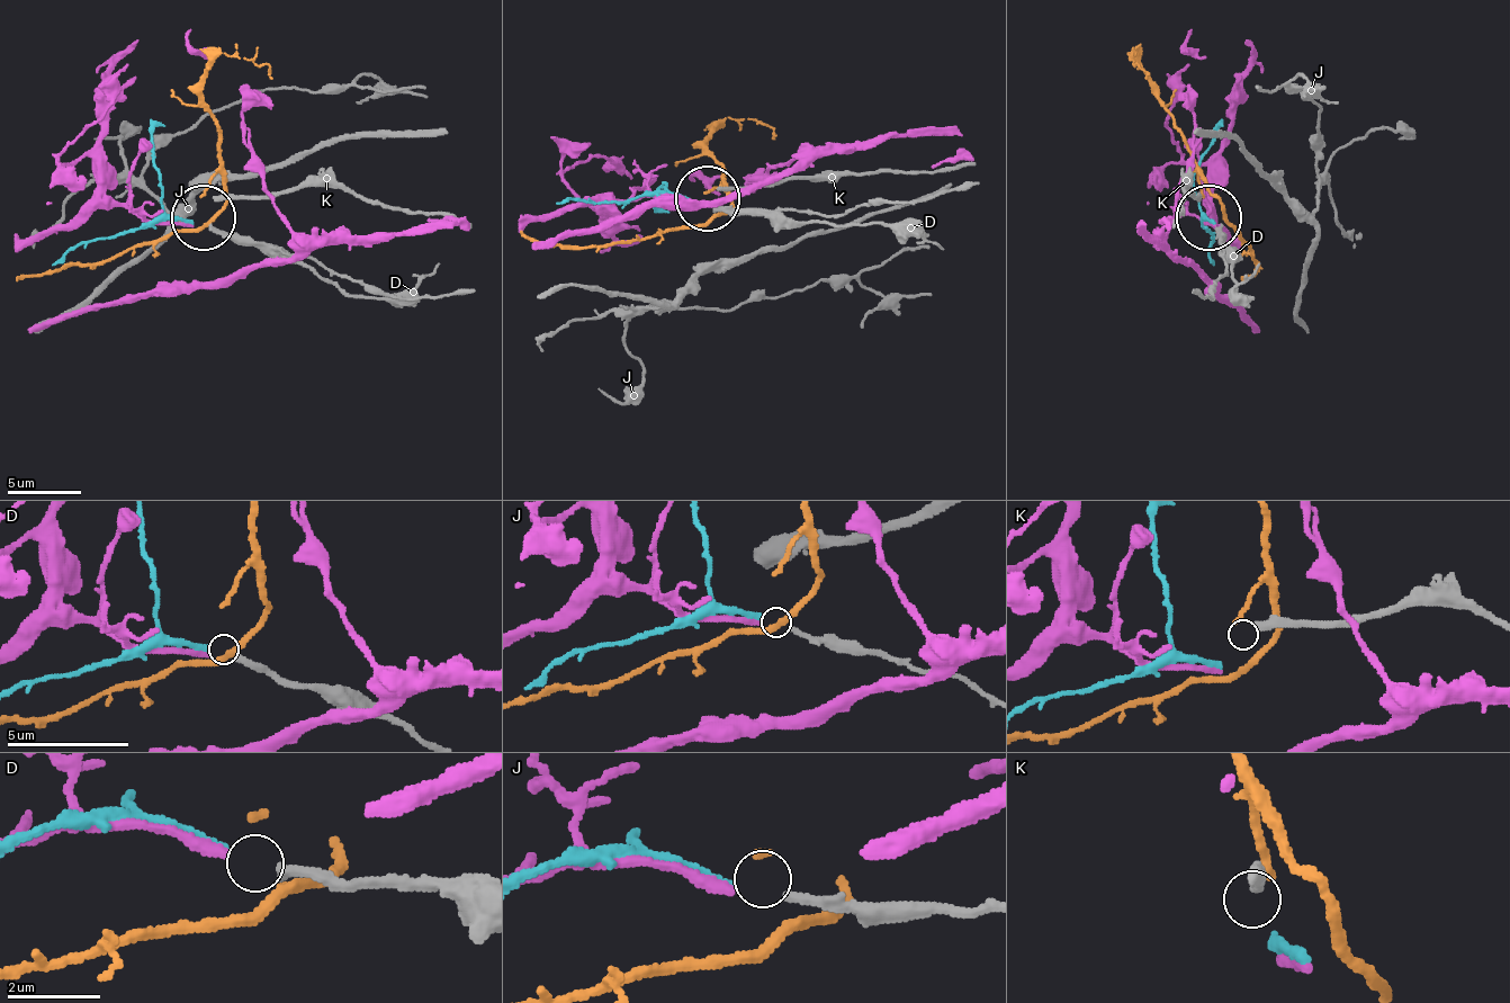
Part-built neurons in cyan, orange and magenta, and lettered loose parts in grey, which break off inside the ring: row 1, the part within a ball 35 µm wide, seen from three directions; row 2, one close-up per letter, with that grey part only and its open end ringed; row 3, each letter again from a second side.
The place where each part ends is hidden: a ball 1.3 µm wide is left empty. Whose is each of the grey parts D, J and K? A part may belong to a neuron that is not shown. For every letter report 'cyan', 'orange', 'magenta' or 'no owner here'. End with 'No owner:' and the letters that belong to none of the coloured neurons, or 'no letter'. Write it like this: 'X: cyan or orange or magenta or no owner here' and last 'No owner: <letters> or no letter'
D: magenta
J: cyan
K: no owner here
No owner: K

